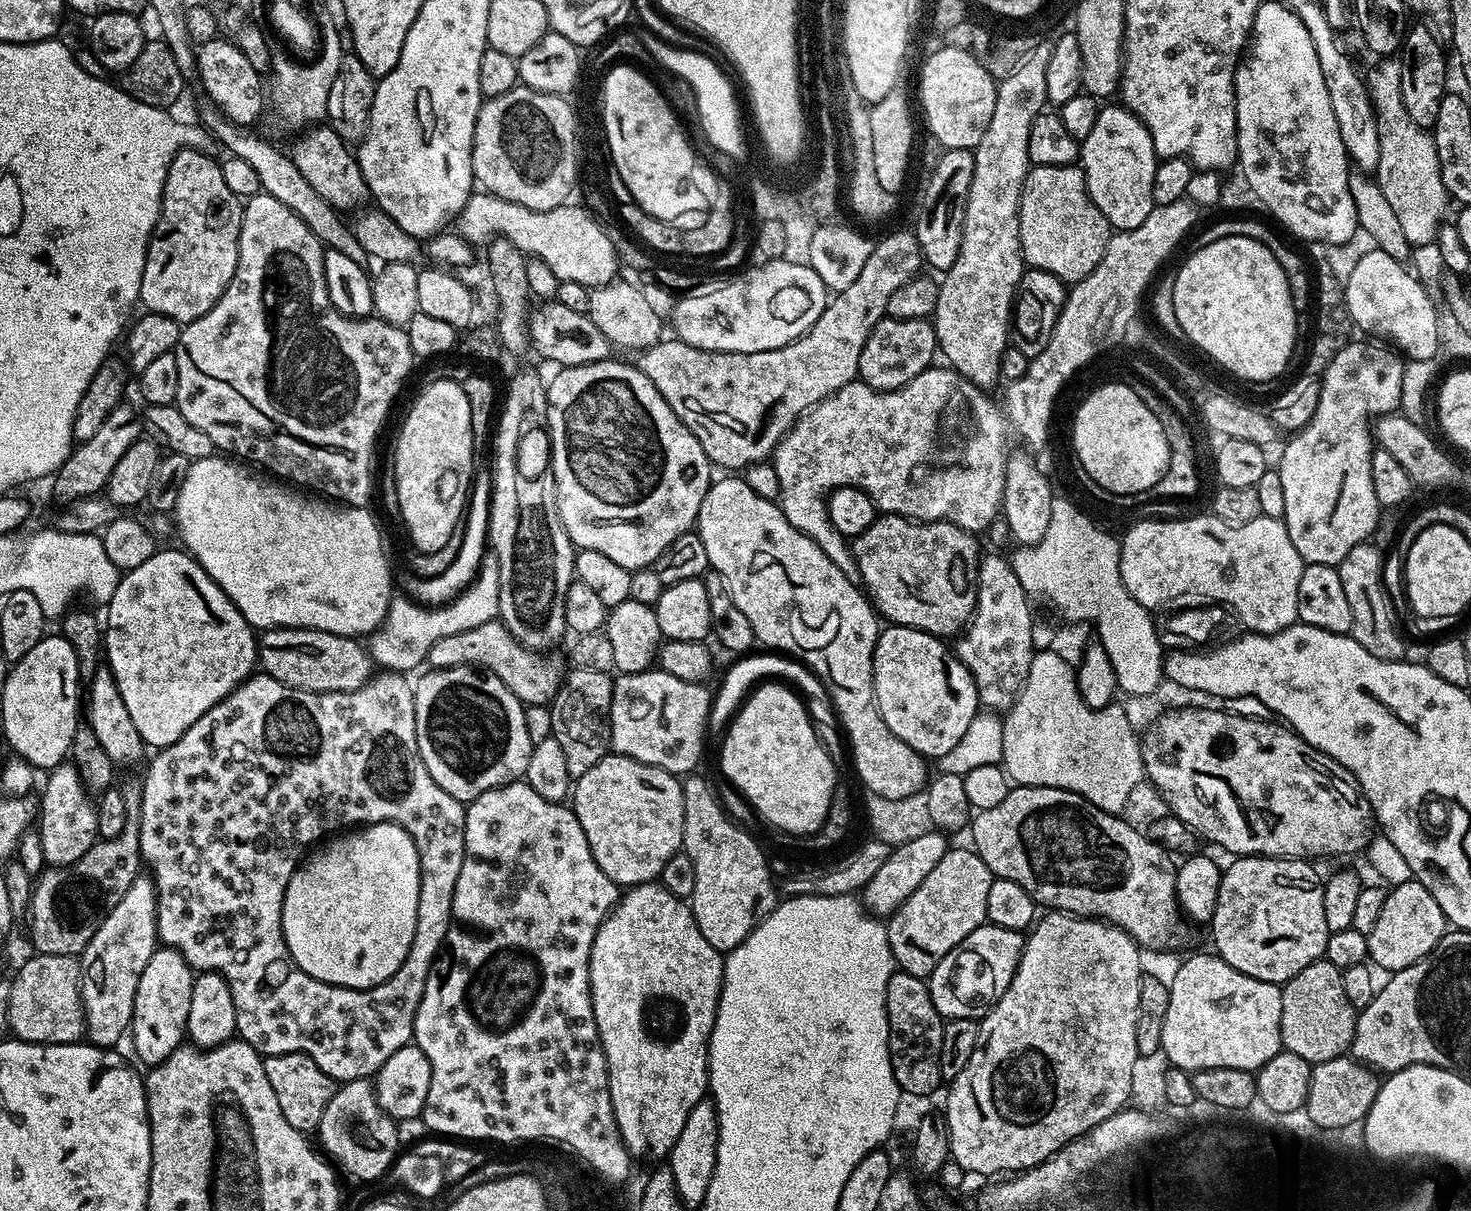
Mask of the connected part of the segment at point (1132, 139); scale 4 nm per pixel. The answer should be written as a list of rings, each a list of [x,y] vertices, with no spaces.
[[[1123,106],[1101,107],[1095,113],[1088,136],[1080,144],[1079,163],[1084,169],[1084,181],[1090,198],[1107,218],[1113,229],[1129,232],[1153,210],[1152,187],[1158,157],[1148,127]]]

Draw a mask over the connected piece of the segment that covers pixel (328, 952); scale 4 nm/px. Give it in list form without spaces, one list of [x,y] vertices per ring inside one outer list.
[[[369,824],[325,839],[297,867],[296,872],[286,886],[284,905],[282,906],[282,930],[284,931],[284,941],[294,958],[294,962],[302,970],[306,970],[306,974],[310,974],[315,980],[321,980],[327,984],[336,984],[339,988],[373,988],[382,982],[386,982],[395,974],[398,966],[402,966],[402,962],[406,962],[406,954],[410,950],[410,942],[414,942],[414,926],[418,922],[419,889],[420,855],[410,838],[410,834],[406,834],[406,830],[400,828],[397,824]]]

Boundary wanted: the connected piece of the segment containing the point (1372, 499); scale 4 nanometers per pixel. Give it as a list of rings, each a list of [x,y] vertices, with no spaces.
[[[1355,342],[1345,344],[1342,350],[1338,350],[1338,354],[1334,354],[1334,358],[1326,366],[1323,376],[1319,377],[1318,410],[1314,410],[1314,418],[1310,418],[1308,425],[1299,429],[1291,437],[1293,440],[1285,446],[1284,453],[1280,456],[1278,471],[1282,478],[1282,491],[1284,491],[1286,497],[1286,514],[1283,521],[1285,526],[1288,527],[1290,542],[1294,542],[1294,550],[1298,550],[1300,557],[1309,564],[1338,566],[1342,562],[1342,558],[1346,558],[1346,554],[1350,554],[1350,550],[1354,550],[1354,546],[1365,543],[1371,537],[1368,535],[1375,530],[1376,523],[1380,520],[1382,507],[1375,496],[1374,478],[1371,477],[1371,460],[1374,451],[1374,418],[1395,413],[1401,407],[1405,365],[1405,361],[1403,359],[1400,361],[1388,348],[1379,348],[1376,344],[1355,344]]]

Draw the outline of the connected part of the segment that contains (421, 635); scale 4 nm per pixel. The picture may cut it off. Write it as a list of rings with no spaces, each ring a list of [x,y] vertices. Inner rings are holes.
[[[488,550],[481,558],[480,569],[472,583],[445,604],[425,606],[404,594],[397,595],[388,604],[387,616],[367,637],[366,647],[381,669],[409,674],[427,661],[434,642],[450,638],[450,634],[462,634],[462,630],[474,630],[474,626],[497,619],[499,610],[500,567],[495,552]]]

